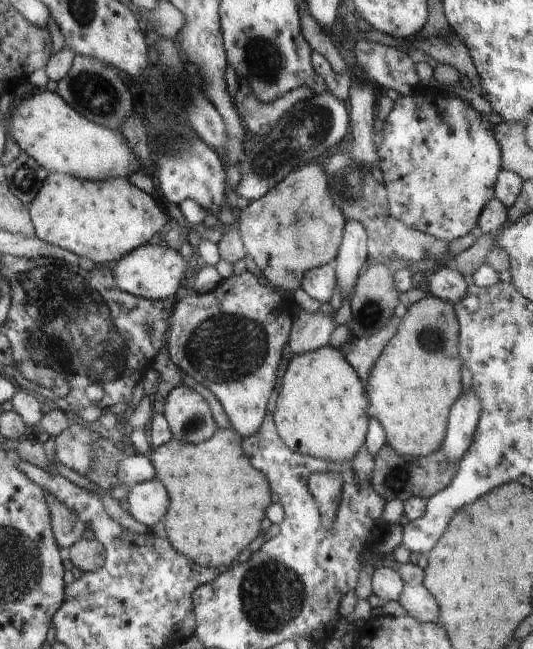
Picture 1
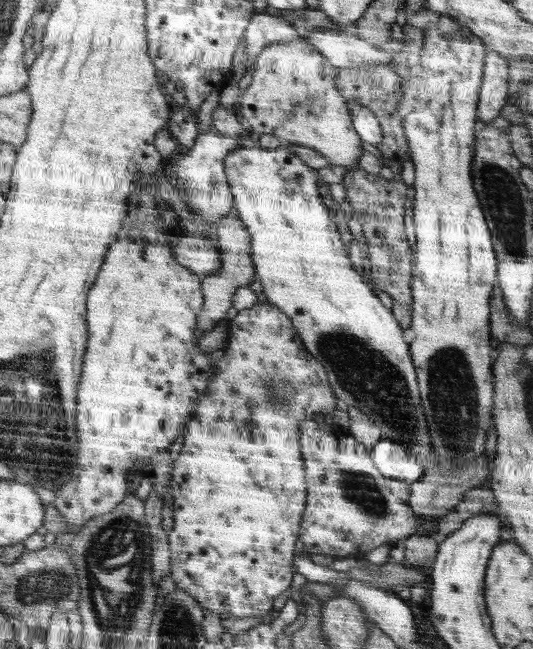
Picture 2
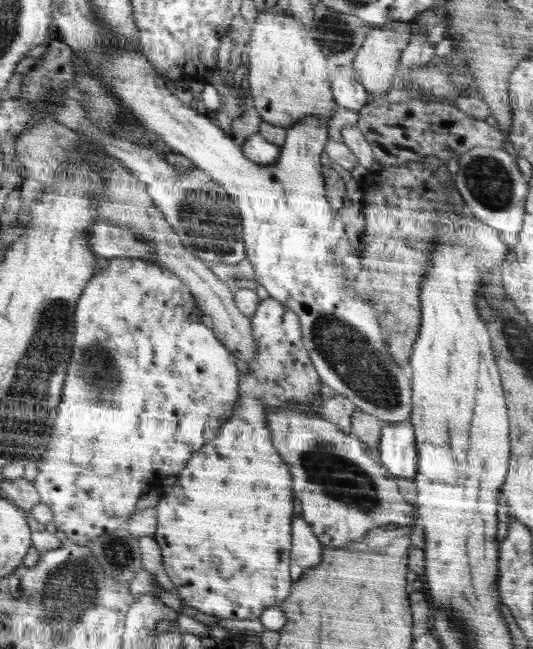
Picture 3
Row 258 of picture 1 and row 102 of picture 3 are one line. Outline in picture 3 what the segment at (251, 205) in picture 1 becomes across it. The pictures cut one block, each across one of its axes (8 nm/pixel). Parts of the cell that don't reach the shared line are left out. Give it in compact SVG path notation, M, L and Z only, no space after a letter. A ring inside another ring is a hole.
M268 8L253 20L250 25L251 33L248 42L249 67L248 84L254 100L254 108L264 122L283 126L289 129L306 117L316 115L328 126L328 118L334 112L335 95L330 92L330 74L326 74L327 55L321 50L316 37L310 32L305 23L292 18L276 8Z

